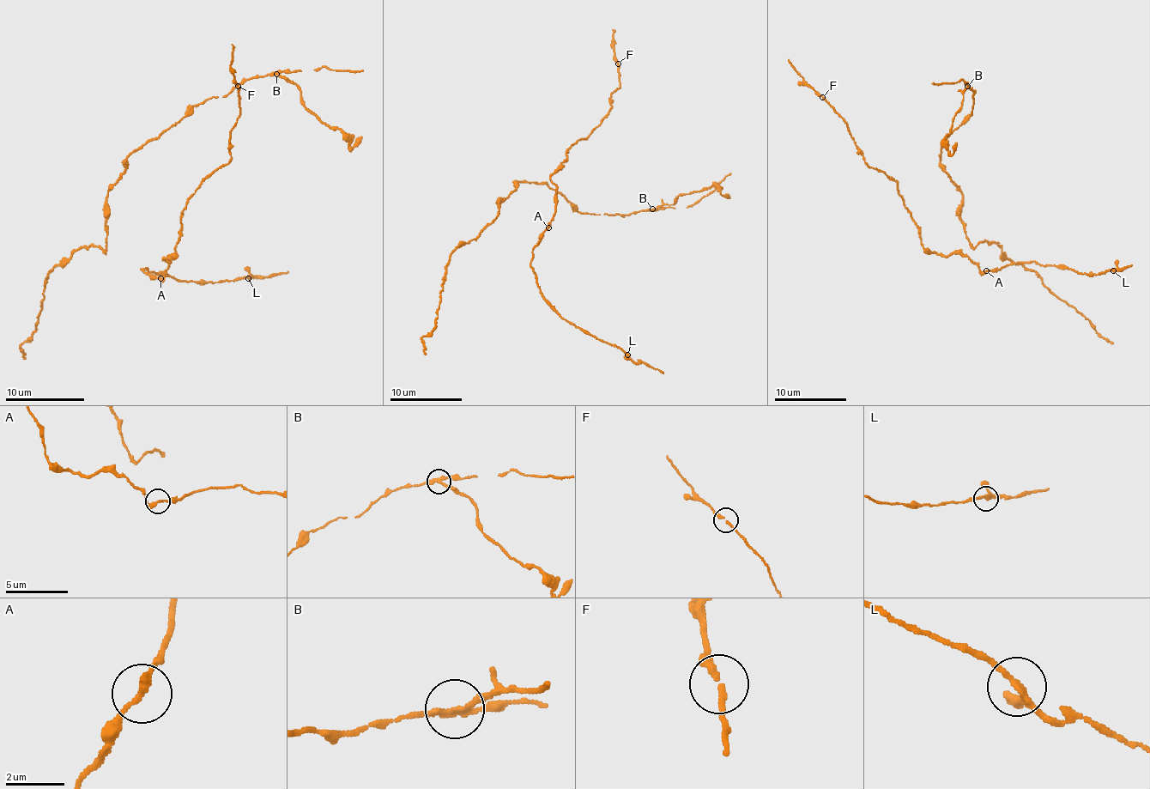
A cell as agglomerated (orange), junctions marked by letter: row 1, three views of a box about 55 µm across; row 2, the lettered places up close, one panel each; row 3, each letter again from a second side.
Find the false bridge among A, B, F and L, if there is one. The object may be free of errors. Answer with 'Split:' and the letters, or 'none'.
Split: B

